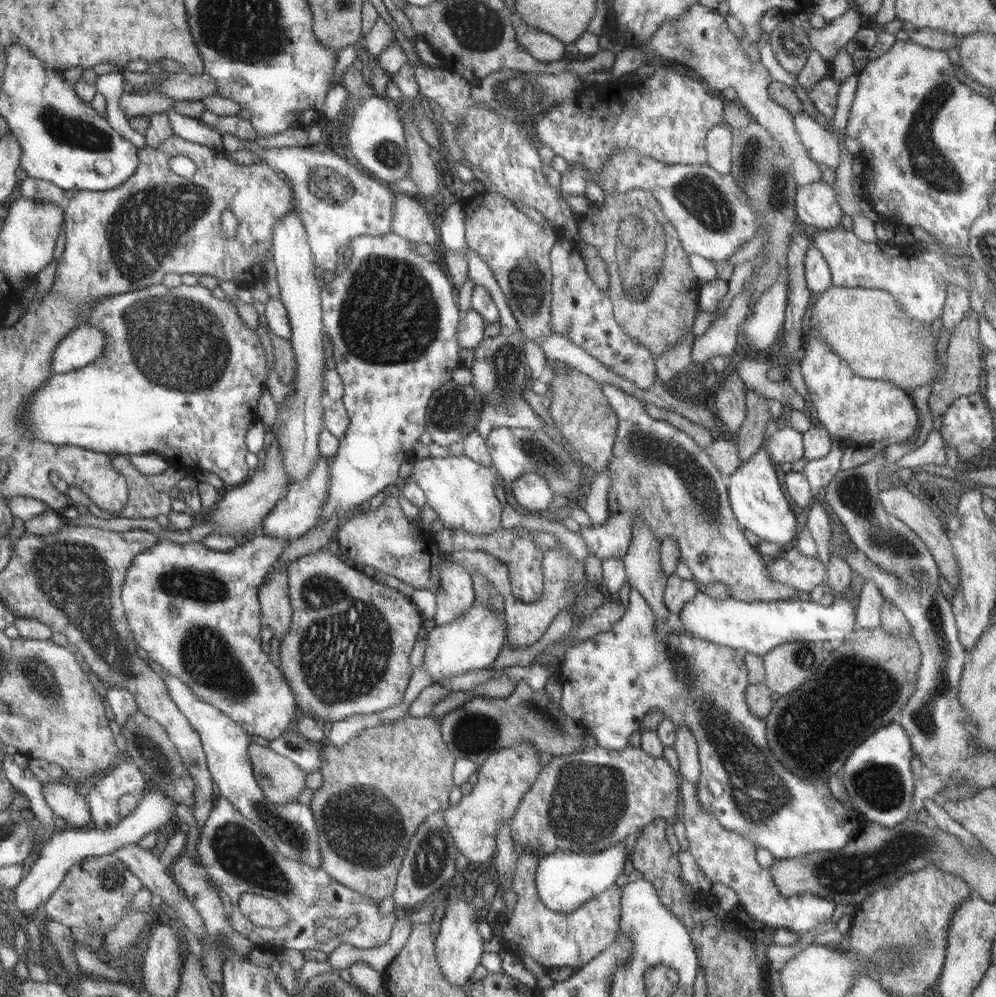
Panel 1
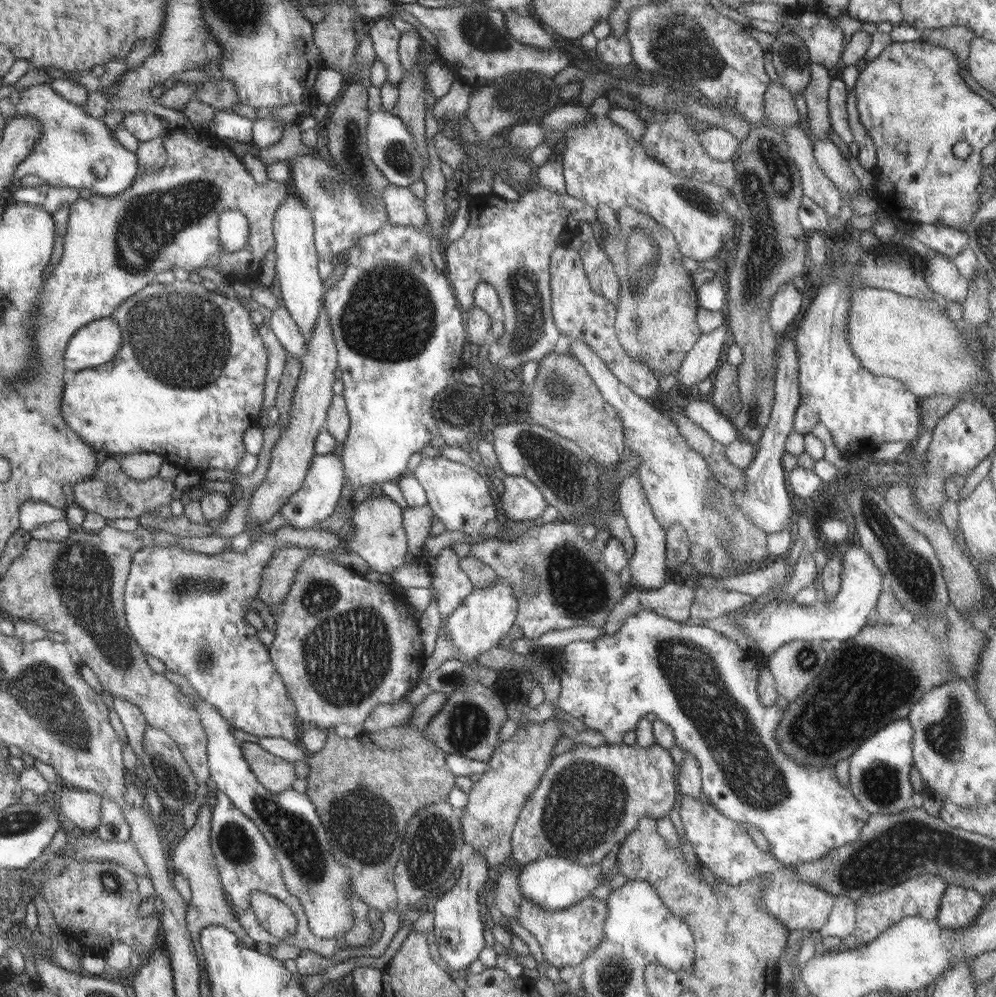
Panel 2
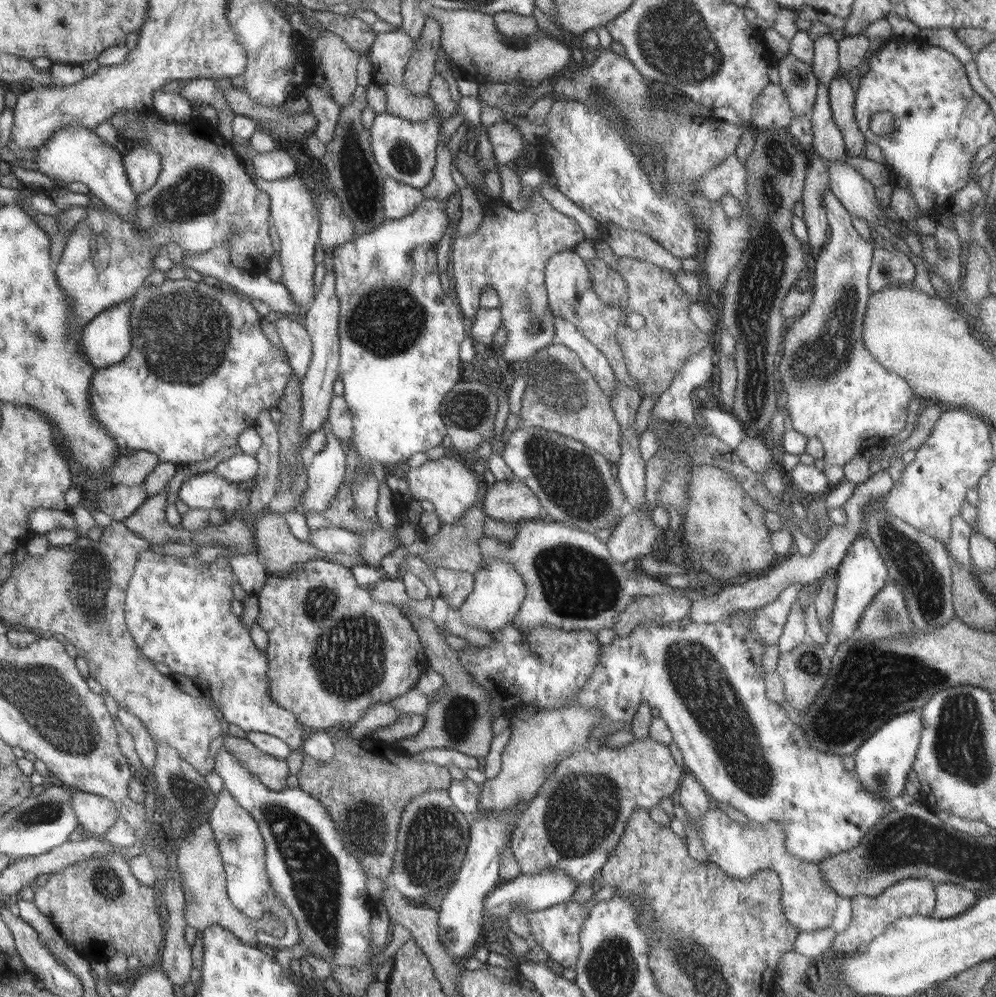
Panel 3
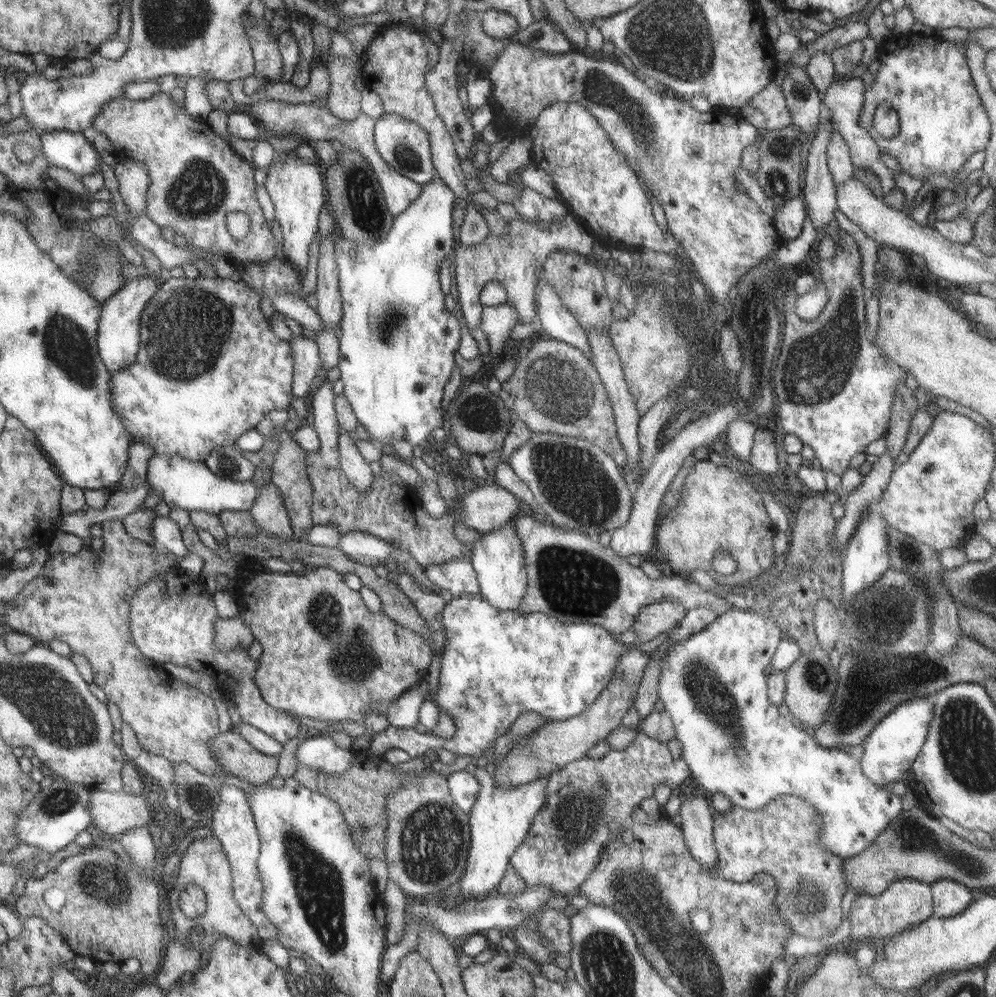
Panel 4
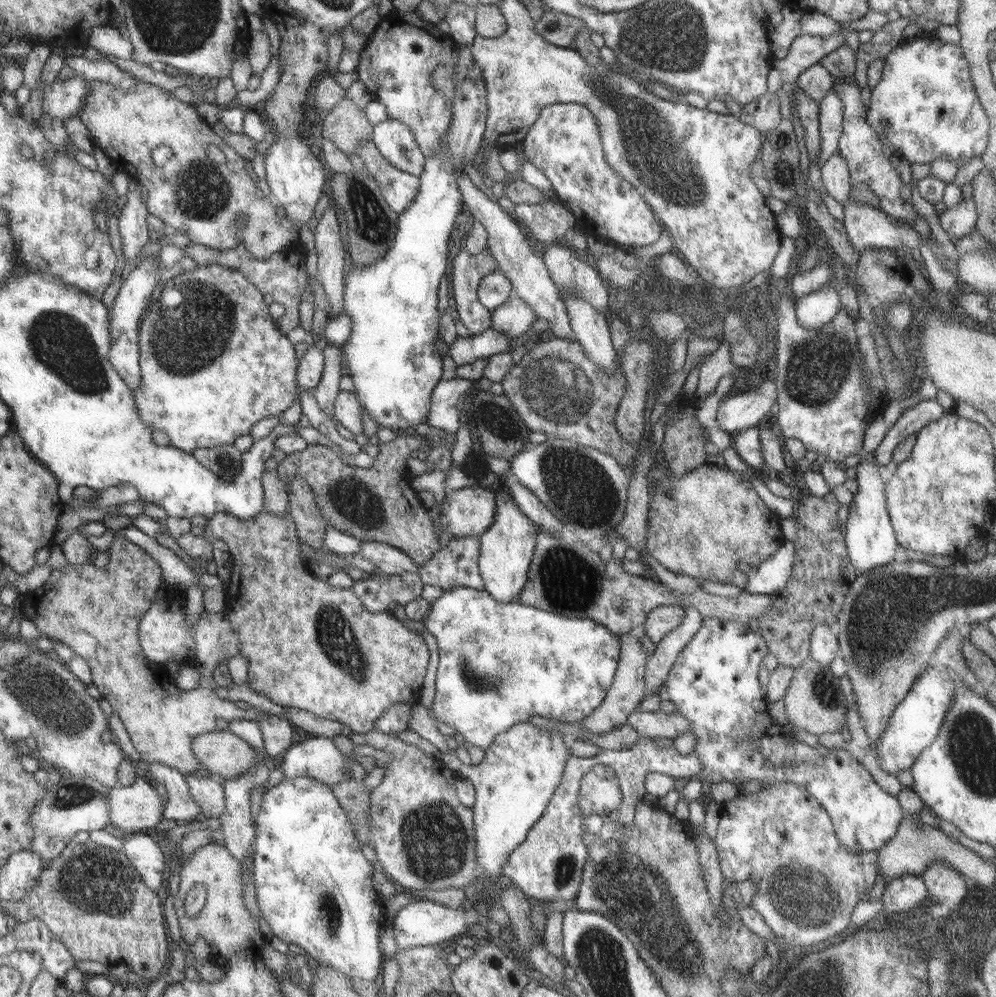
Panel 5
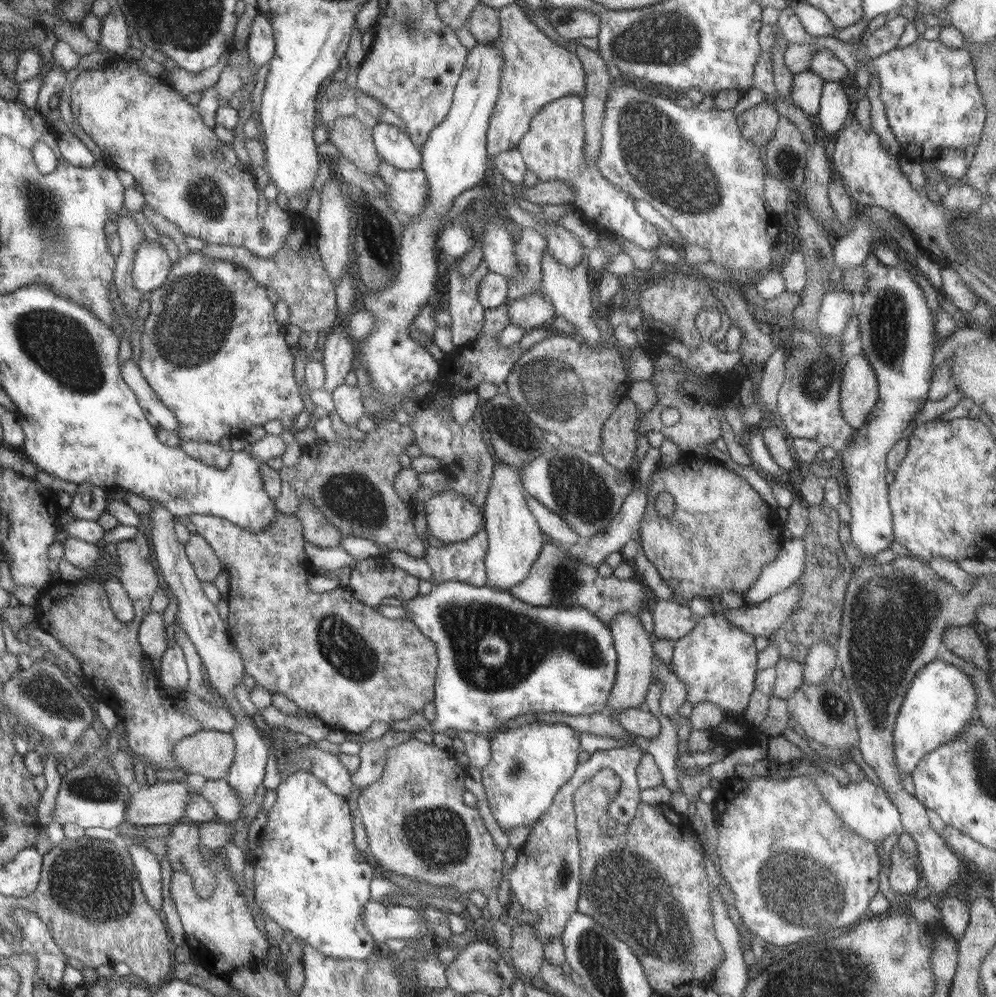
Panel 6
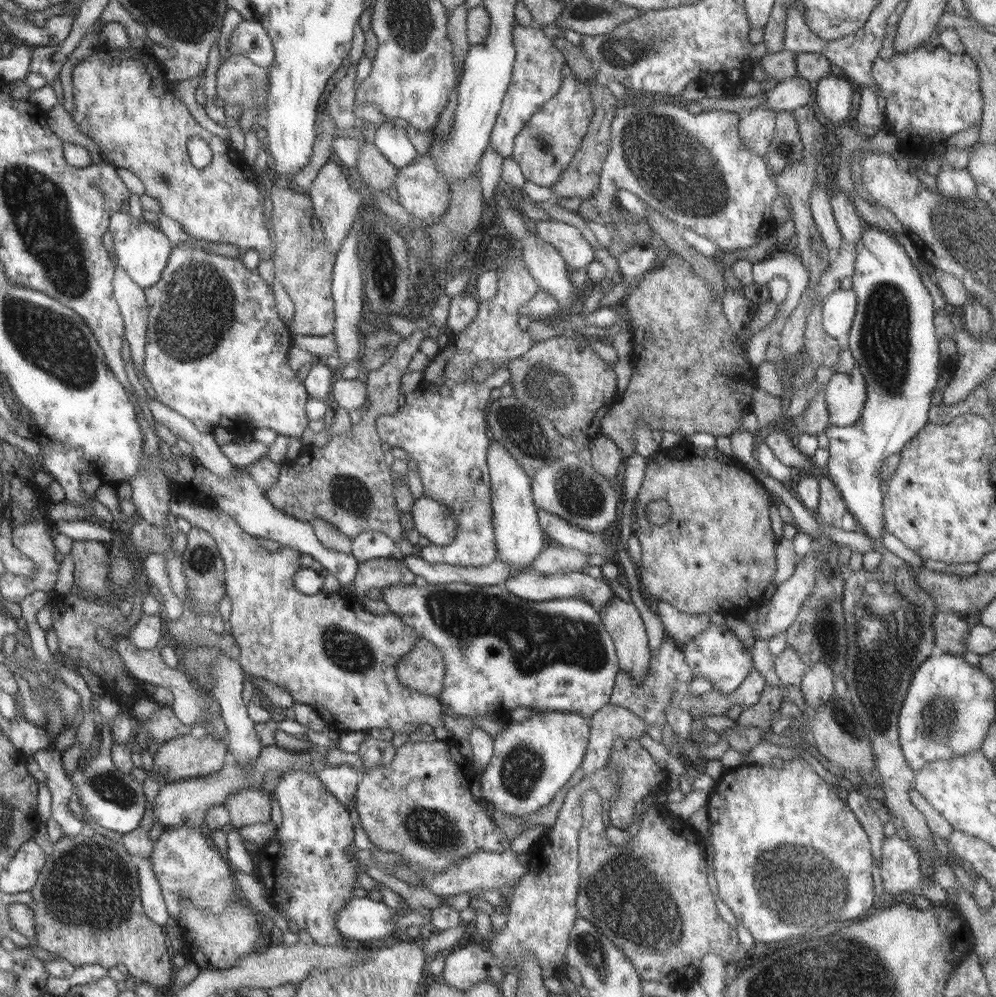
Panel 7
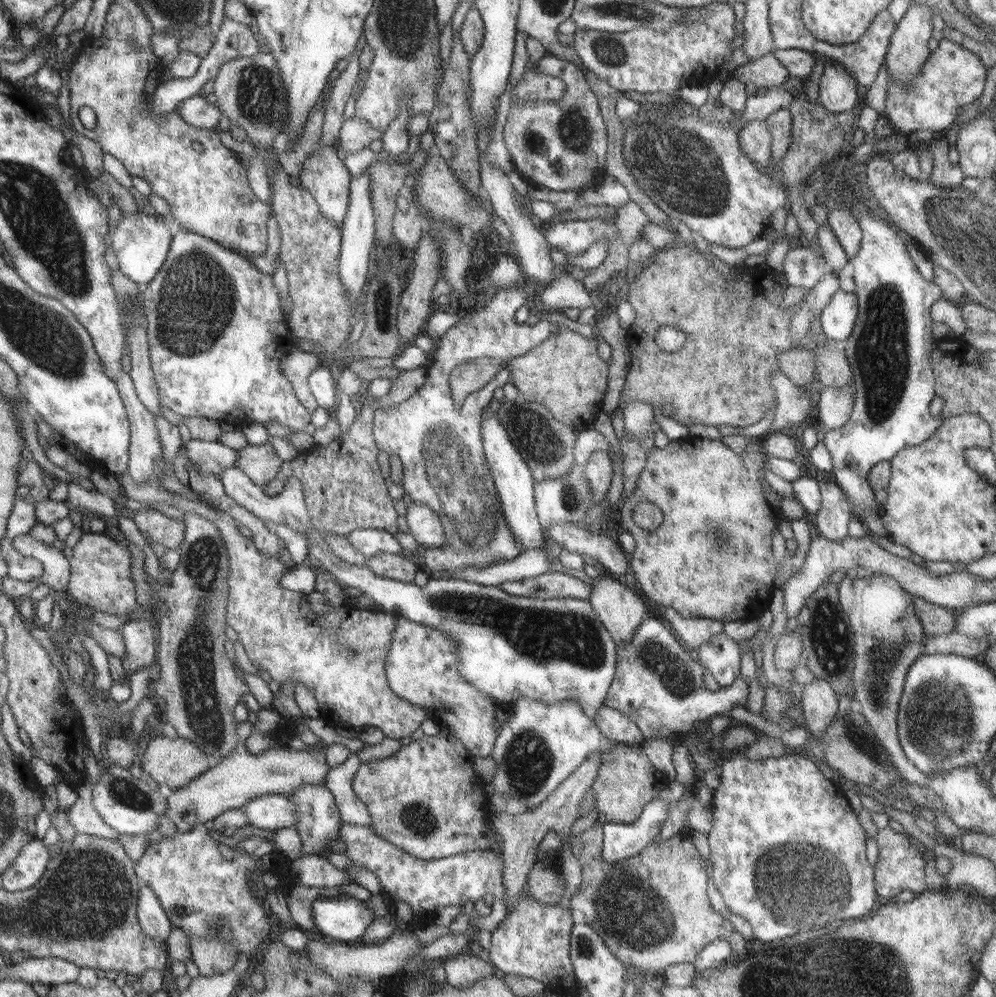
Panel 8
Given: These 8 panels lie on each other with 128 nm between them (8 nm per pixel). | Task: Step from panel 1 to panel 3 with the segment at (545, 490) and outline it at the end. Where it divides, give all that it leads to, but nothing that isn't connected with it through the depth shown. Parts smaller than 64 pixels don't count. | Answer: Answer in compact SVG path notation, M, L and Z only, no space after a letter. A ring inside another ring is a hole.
M516 478L488 485L488 492L482 498L482 510L486 517L494 520L517 523L538 519L542 504L529 486Z

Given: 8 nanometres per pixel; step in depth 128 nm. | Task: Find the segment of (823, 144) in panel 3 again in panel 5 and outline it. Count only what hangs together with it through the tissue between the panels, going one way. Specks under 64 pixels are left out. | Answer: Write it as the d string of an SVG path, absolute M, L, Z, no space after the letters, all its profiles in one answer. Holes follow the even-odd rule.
M840 153L828 157L820 172L826 193L841 205L853 196L847 160Z

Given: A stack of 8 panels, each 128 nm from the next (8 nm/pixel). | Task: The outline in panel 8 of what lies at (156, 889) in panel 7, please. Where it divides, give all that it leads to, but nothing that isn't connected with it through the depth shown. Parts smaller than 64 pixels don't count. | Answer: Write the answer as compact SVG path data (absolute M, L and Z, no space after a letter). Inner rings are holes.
M143 883L139 892L137 904L138 925L142 926L142 933L146 936L164 943L167 941L173 925L166 915L166 911L162 909L160 901L152 889Z

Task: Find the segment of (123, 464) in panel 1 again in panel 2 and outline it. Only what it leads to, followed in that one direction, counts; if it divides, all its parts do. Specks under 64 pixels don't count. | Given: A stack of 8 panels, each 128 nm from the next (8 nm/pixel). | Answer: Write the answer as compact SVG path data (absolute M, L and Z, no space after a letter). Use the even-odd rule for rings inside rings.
M108 458L102 467L95 472L94 480L81 481L76 485L72 485L72 500L75 504L80 505L87 512L96 512L105 519L120 521L126 518L138 518L146 513L156 513L163 517L169 517L171 514L170 504L174 503L174 486L175 478L172 480L164 480L159 476L149 478L147 480L134 480L122 471L121 463L114 458ZM108 485L114 485L120 489L120 500L112 502L108 500Z

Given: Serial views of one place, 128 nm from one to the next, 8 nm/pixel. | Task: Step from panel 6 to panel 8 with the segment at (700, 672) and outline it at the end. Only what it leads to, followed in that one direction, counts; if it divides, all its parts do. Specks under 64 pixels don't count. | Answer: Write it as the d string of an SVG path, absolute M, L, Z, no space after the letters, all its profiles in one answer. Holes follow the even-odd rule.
M724 631L713 636L695 652L702 666L710 671L720 687L730 686L739 678L740 646Z

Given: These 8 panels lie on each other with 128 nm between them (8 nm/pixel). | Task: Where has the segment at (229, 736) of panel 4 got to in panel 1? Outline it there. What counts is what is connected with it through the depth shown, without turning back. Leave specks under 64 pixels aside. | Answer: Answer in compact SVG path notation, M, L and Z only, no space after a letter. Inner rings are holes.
M252 743L248 751L253 772L267 799L274 804L297 801L298 794L307 787L307 772L270 747Z

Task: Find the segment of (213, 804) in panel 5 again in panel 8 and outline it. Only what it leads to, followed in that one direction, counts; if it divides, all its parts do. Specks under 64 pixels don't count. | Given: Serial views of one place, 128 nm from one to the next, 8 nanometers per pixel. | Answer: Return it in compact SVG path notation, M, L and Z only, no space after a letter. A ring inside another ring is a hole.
M280 794L259 796L245 804L242 810L250 825L268 830L294 827L298 820L294 803Z

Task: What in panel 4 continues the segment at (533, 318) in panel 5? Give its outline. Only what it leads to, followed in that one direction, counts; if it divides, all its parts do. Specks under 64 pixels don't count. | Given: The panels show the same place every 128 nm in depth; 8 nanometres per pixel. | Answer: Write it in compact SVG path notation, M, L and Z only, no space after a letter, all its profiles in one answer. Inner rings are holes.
M508 302L498 306L484 307L480 328L490 345L488 359L496 359L502 354L504 342L511 338L513 328L519 323L516 310Z

